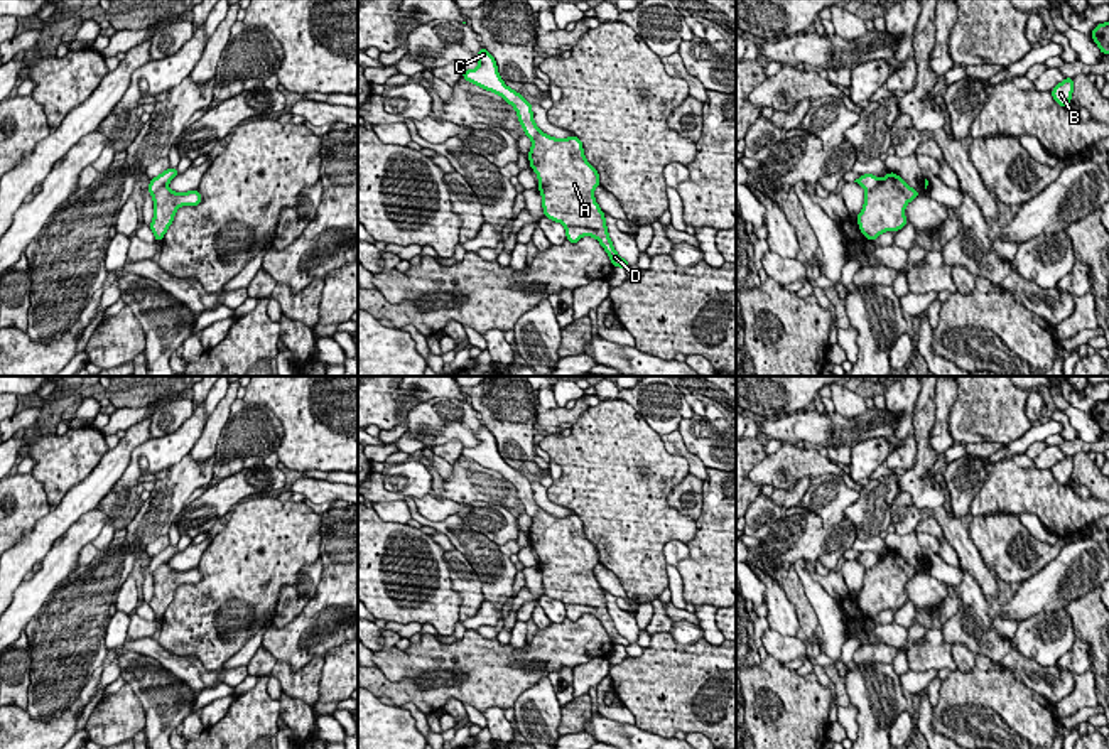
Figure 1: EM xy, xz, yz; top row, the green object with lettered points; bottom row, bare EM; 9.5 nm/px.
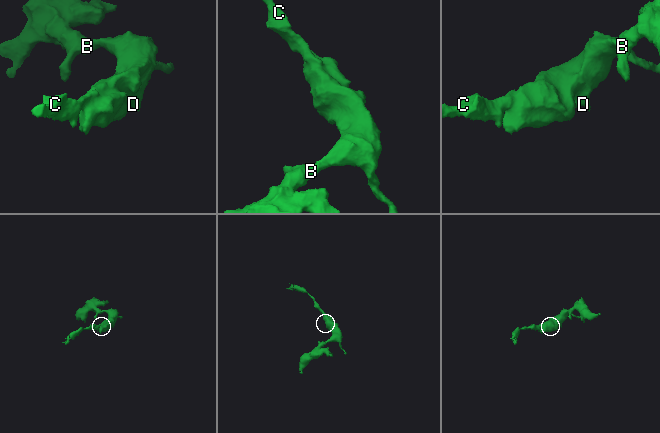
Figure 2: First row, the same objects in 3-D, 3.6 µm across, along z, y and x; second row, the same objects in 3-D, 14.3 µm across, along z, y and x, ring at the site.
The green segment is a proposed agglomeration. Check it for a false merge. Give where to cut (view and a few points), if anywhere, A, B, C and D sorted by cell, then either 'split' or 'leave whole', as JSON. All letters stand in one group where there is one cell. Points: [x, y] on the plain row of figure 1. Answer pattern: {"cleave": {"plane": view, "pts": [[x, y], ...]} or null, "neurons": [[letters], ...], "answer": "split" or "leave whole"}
{"cleave": {"plane": "yz", "pts": [[880, 557], [866, 571]]}, "neurons": [["A", "B", "D"], ["C"]], "answer": "split"}

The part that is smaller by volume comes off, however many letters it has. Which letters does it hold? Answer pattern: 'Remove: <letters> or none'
Remove: C

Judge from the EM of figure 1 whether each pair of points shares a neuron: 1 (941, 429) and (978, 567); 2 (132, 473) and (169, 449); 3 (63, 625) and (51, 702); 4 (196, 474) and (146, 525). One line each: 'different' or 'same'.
1: different
2: same
3: same
4: same

